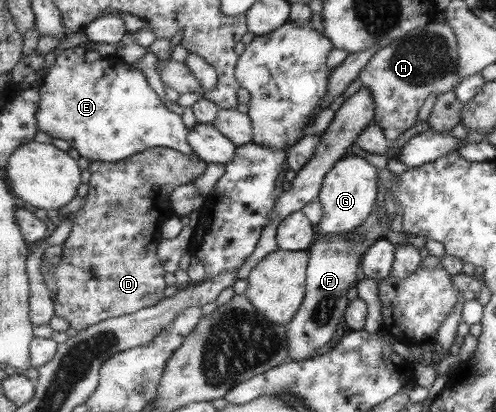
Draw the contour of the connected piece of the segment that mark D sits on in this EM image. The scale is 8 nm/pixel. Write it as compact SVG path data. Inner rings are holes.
M169 147L147 149L147 152L139 153L121 162L104 163L95 161L91 163L88 170L92 175L88 183L89 192L84 198L85 204L83 204L83 206L75 213L67 215L69 219L73 218L71 232L63 243L62 254L58 265L54 266L53 264L50 264L58 289L54 298L56 315L68 319L71 322L72 327L80 332L92 325L97 325L100 321L105 321L112 317L121 317L127 314L138 313L141 309L146 309L147 307L161 303L165 298L163 293L165 293L165 287L167 285L167 283L165 283L166 269L156 256L156 249L163 239L161 227L165 225L165 221L169 221L171 217L180 217L179 215L176 215L171 207L170 195L176 187L192 183L192 181L195 181L198 177L203 176L205 169L207 169L207 165L207 162L201 160L197 155L187 156L181 152L177 152L177 149L171 149Z

